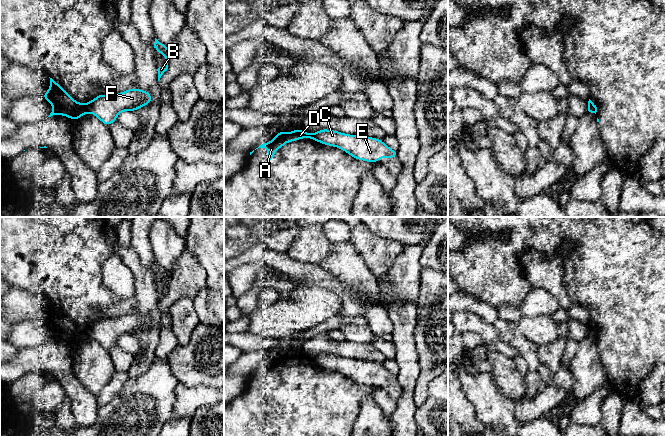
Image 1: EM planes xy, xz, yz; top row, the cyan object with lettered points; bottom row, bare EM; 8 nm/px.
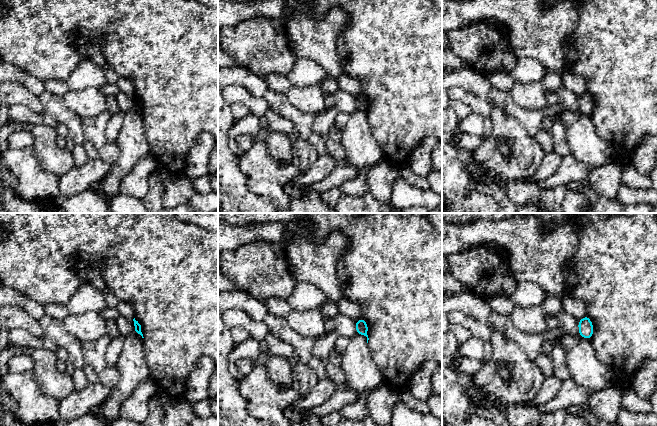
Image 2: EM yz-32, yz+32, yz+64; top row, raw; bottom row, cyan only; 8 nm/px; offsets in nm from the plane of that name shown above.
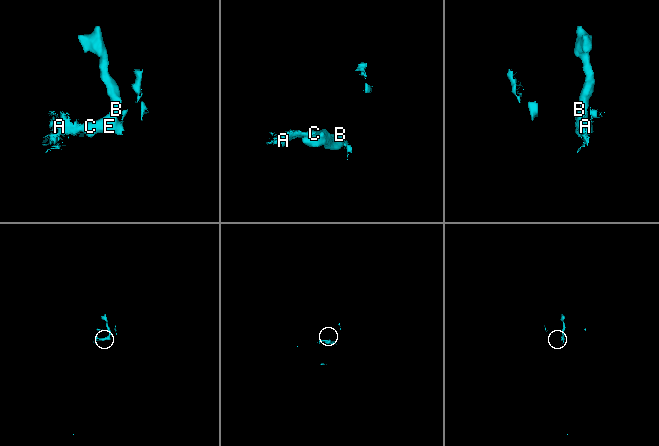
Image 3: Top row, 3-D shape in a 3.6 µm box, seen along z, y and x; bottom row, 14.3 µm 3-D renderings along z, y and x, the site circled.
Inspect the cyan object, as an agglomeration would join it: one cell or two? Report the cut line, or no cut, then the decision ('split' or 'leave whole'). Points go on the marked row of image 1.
cut in xy along (90, 102), (88, 111); split

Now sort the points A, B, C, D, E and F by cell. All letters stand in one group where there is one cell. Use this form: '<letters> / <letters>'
A D / B C E F

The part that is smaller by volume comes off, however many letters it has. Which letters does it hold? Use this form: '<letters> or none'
A, D

